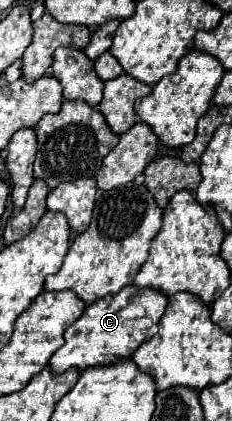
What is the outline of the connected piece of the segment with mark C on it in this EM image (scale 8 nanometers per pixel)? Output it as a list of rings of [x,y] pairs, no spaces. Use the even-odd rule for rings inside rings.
[[[133,284],[95,300],[85,308],[81,318],[65,330],[65,344],[51,356],[49,362],[53,372],[111,364],[119,356],[129,358],[139,348],[139,344],[157,330],[159,320],[167,308],[167,300],[169,298],[163,298],[159,290],[139,290]]]

